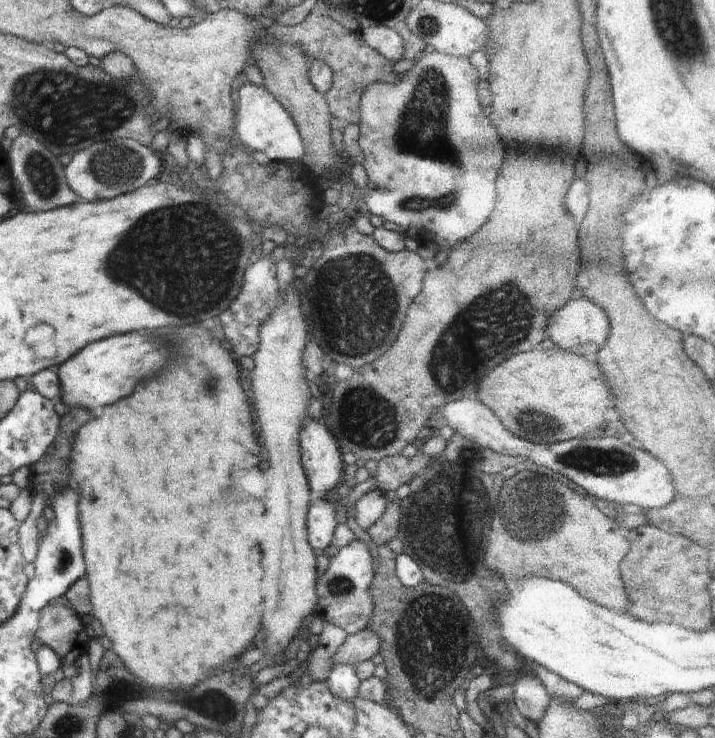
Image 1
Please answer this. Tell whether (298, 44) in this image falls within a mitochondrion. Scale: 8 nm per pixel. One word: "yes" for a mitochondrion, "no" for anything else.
no

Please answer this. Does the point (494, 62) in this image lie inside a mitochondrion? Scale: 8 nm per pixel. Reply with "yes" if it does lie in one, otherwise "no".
no

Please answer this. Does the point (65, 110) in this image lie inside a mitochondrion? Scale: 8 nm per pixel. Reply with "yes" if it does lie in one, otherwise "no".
yes

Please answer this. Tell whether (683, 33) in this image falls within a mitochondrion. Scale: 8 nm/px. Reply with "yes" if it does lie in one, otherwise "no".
yes

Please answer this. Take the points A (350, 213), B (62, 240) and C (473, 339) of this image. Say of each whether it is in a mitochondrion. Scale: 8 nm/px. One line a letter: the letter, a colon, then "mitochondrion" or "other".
A: other
B: other
C: mitochondrion

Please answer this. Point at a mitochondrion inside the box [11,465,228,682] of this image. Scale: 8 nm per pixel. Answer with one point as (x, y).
(64, 558)

